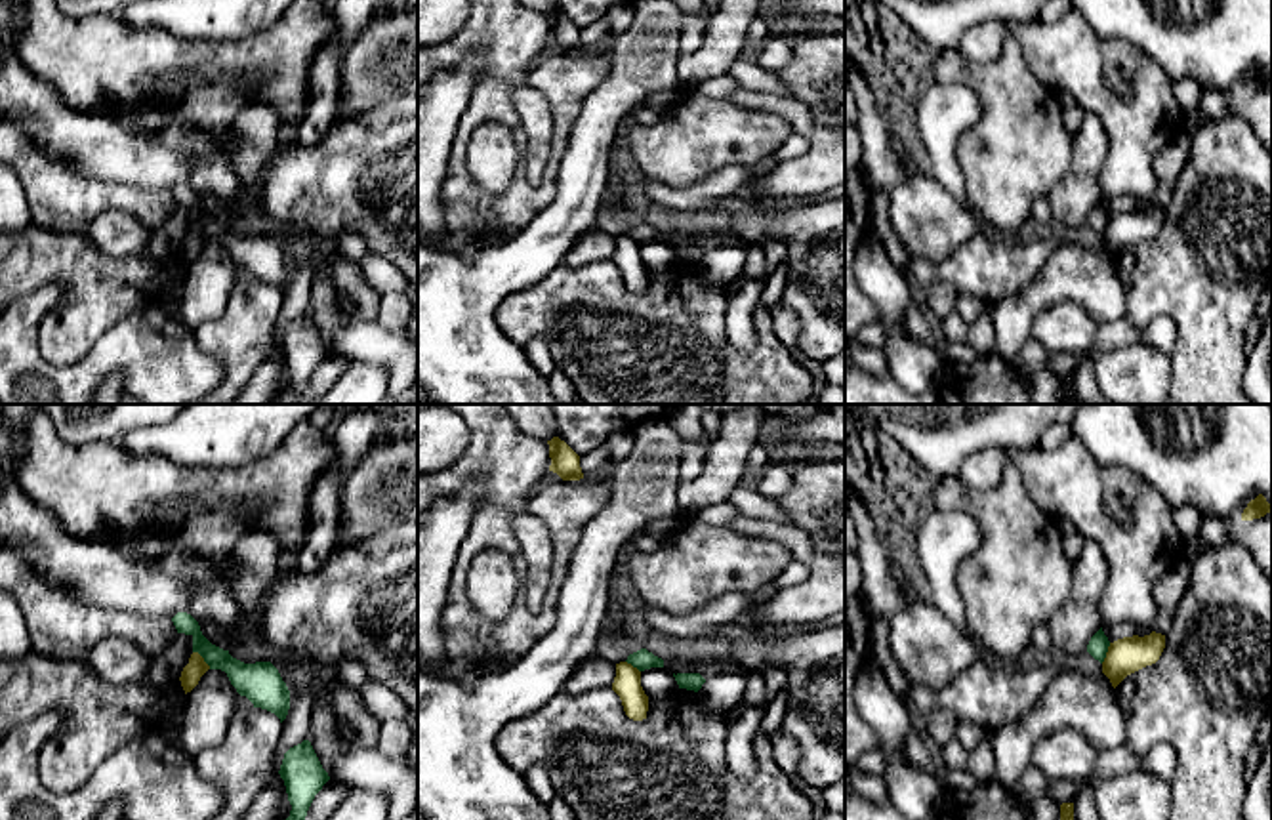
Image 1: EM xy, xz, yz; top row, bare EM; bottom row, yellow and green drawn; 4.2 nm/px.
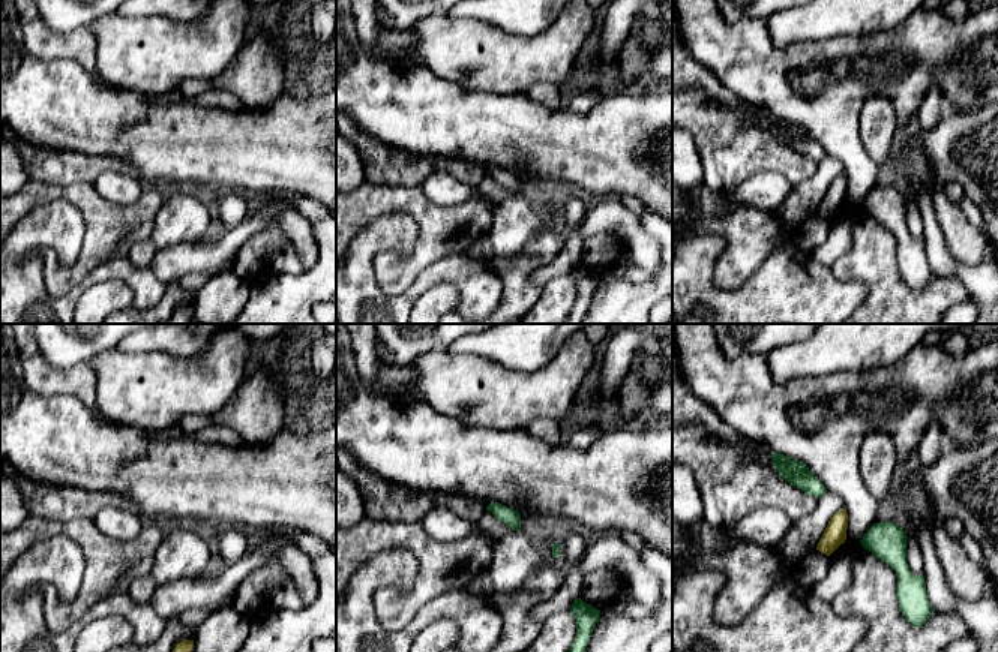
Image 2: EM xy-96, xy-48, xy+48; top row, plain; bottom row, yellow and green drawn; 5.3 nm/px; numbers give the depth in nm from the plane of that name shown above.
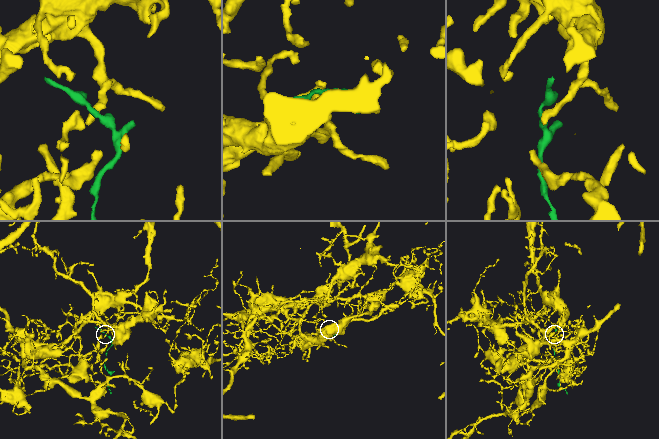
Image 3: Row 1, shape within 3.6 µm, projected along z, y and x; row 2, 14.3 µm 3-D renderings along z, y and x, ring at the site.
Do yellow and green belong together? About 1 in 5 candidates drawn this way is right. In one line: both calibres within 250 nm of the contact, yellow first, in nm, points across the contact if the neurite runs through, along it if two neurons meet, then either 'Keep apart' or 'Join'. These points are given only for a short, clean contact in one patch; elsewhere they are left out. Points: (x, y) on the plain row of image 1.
Thickness 90 nm (yellow) against 160 nm. Boundary: xy (193, 224), (210, 241). Keep apart

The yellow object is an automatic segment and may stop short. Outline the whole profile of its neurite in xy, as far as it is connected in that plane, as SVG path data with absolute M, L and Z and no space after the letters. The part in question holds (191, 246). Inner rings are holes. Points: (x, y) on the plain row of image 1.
M193 225L191 231L189 231L189 236L183 240L181 244L181 259L187 265L191 265L200 250L210 242L210 238L204 235L204 231L198 227L198 225Z

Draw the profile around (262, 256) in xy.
M177 185L172 195L177 206L193 210L193 225L198 225L210 242L225 244L236 265L246 269L254 280L275 286L280 296L286 292L290 263L271 235L244 236L233 231L229 223L212 217L202 208L198 195L187 185Z

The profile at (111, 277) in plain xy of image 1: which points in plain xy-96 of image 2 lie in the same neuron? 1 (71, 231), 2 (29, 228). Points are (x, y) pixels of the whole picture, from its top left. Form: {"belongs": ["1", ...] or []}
{"belongs": []}

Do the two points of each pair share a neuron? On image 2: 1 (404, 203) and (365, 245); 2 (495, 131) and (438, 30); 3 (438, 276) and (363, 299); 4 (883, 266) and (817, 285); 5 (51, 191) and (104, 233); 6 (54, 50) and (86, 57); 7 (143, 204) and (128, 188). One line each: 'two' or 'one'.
1: two
2: two
3: one
4: two
5: one
6: one
7: two

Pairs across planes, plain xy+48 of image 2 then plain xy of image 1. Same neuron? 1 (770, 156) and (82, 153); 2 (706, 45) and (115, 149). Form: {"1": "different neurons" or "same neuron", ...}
{"1": "different neurons", "2": "different neurons"}

